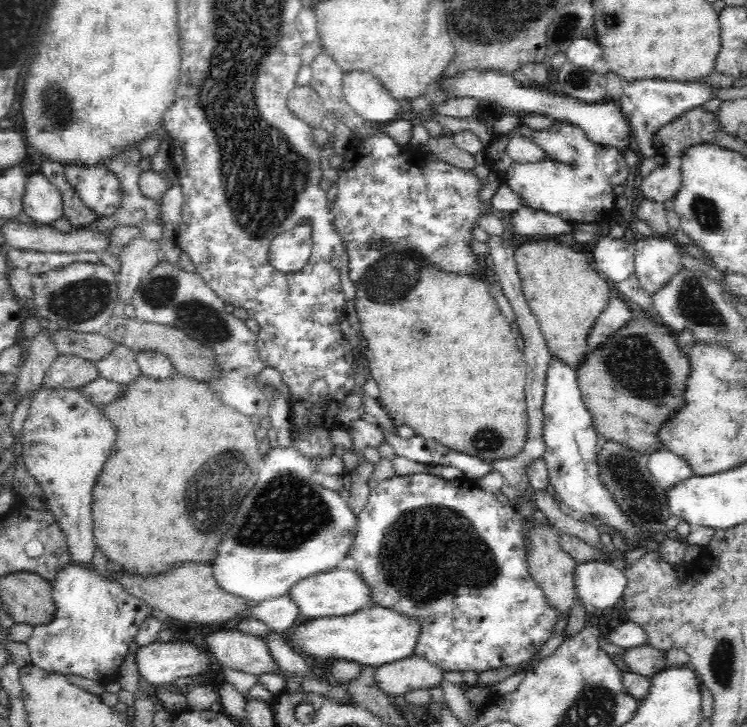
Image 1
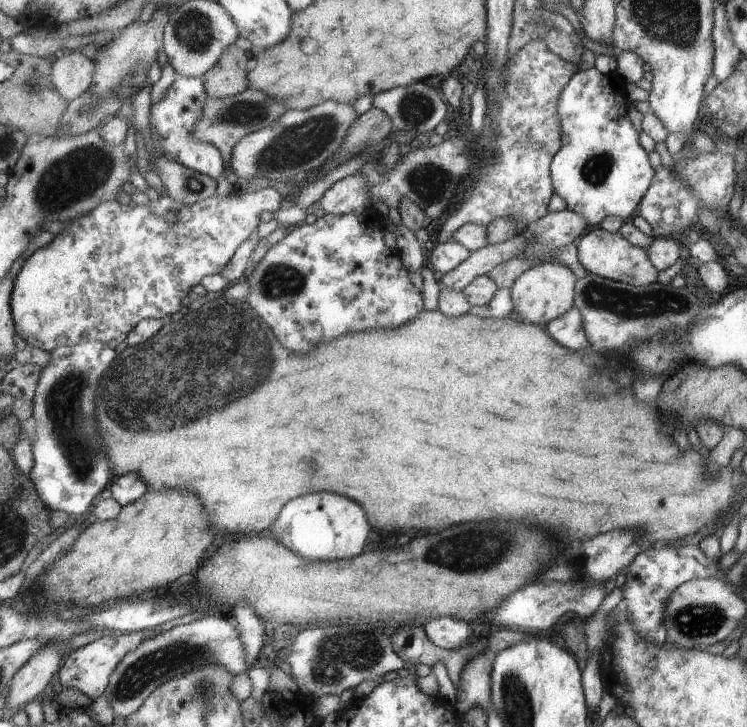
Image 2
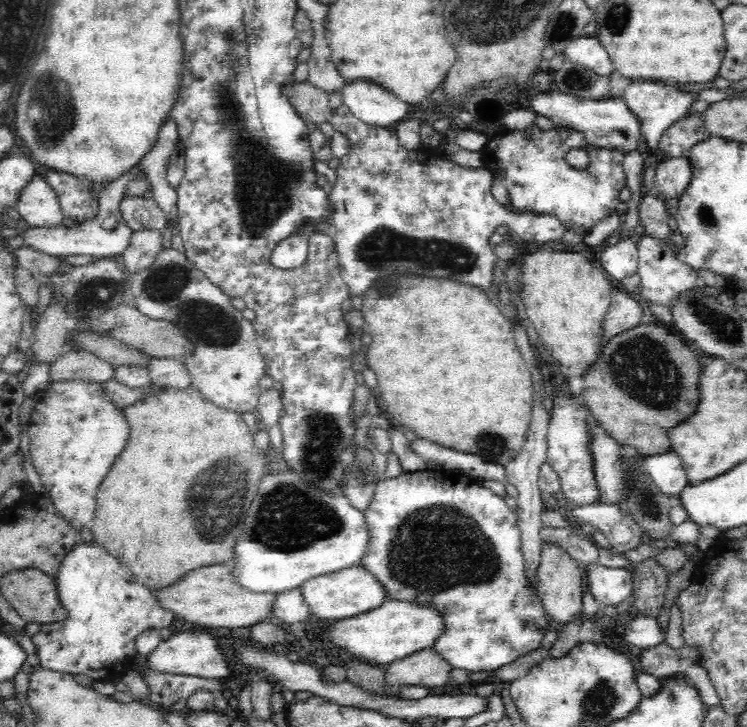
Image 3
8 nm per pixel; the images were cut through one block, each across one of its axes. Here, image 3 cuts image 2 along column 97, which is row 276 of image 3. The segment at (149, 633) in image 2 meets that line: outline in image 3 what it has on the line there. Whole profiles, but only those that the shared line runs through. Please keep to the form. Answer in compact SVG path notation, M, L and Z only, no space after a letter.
M642 235L636 243L636 248L639 261L635 279L640 287L639 293L644 298L669 307L680 291L696 287L699 284L696 270L678 258L678 254L672 249L672 243L669 240L660 241L658 238Z

